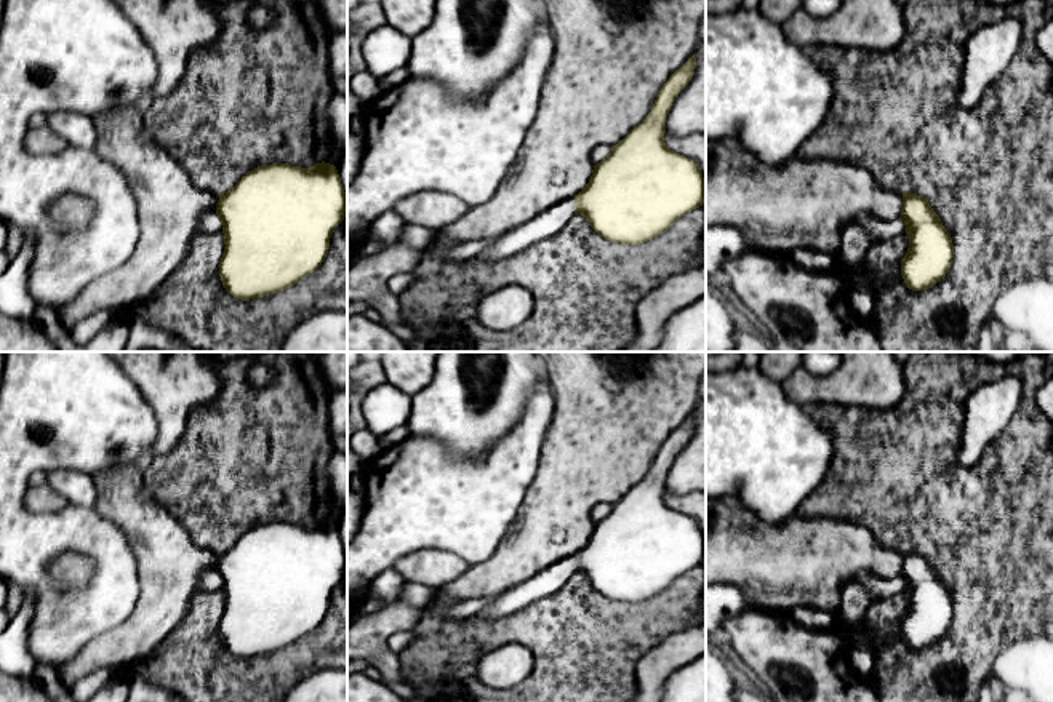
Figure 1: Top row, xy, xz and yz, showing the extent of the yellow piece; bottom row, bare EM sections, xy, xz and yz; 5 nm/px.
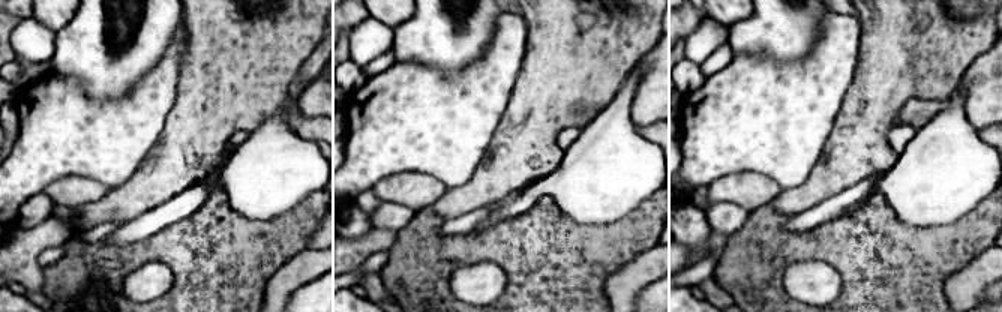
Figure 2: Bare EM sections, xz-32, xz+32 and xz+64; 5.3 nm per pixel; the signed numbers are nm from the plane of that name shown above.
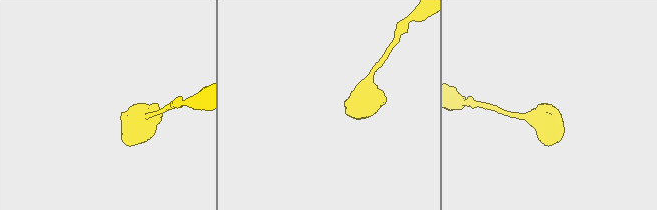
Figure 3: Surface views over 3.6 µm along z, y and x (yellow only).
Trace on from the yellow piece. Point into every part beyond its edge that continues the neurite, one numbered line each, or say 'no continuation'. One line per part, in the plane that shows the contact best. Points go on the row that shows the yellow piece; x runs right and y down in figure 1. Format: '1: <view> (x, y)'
1: xz (549, 223)

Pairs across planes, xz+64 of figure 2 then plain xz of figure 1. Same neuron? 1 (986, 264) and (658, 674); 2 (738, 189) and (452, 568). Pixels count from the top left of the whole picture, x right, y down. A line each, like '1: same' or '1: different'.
1: same
2: same

